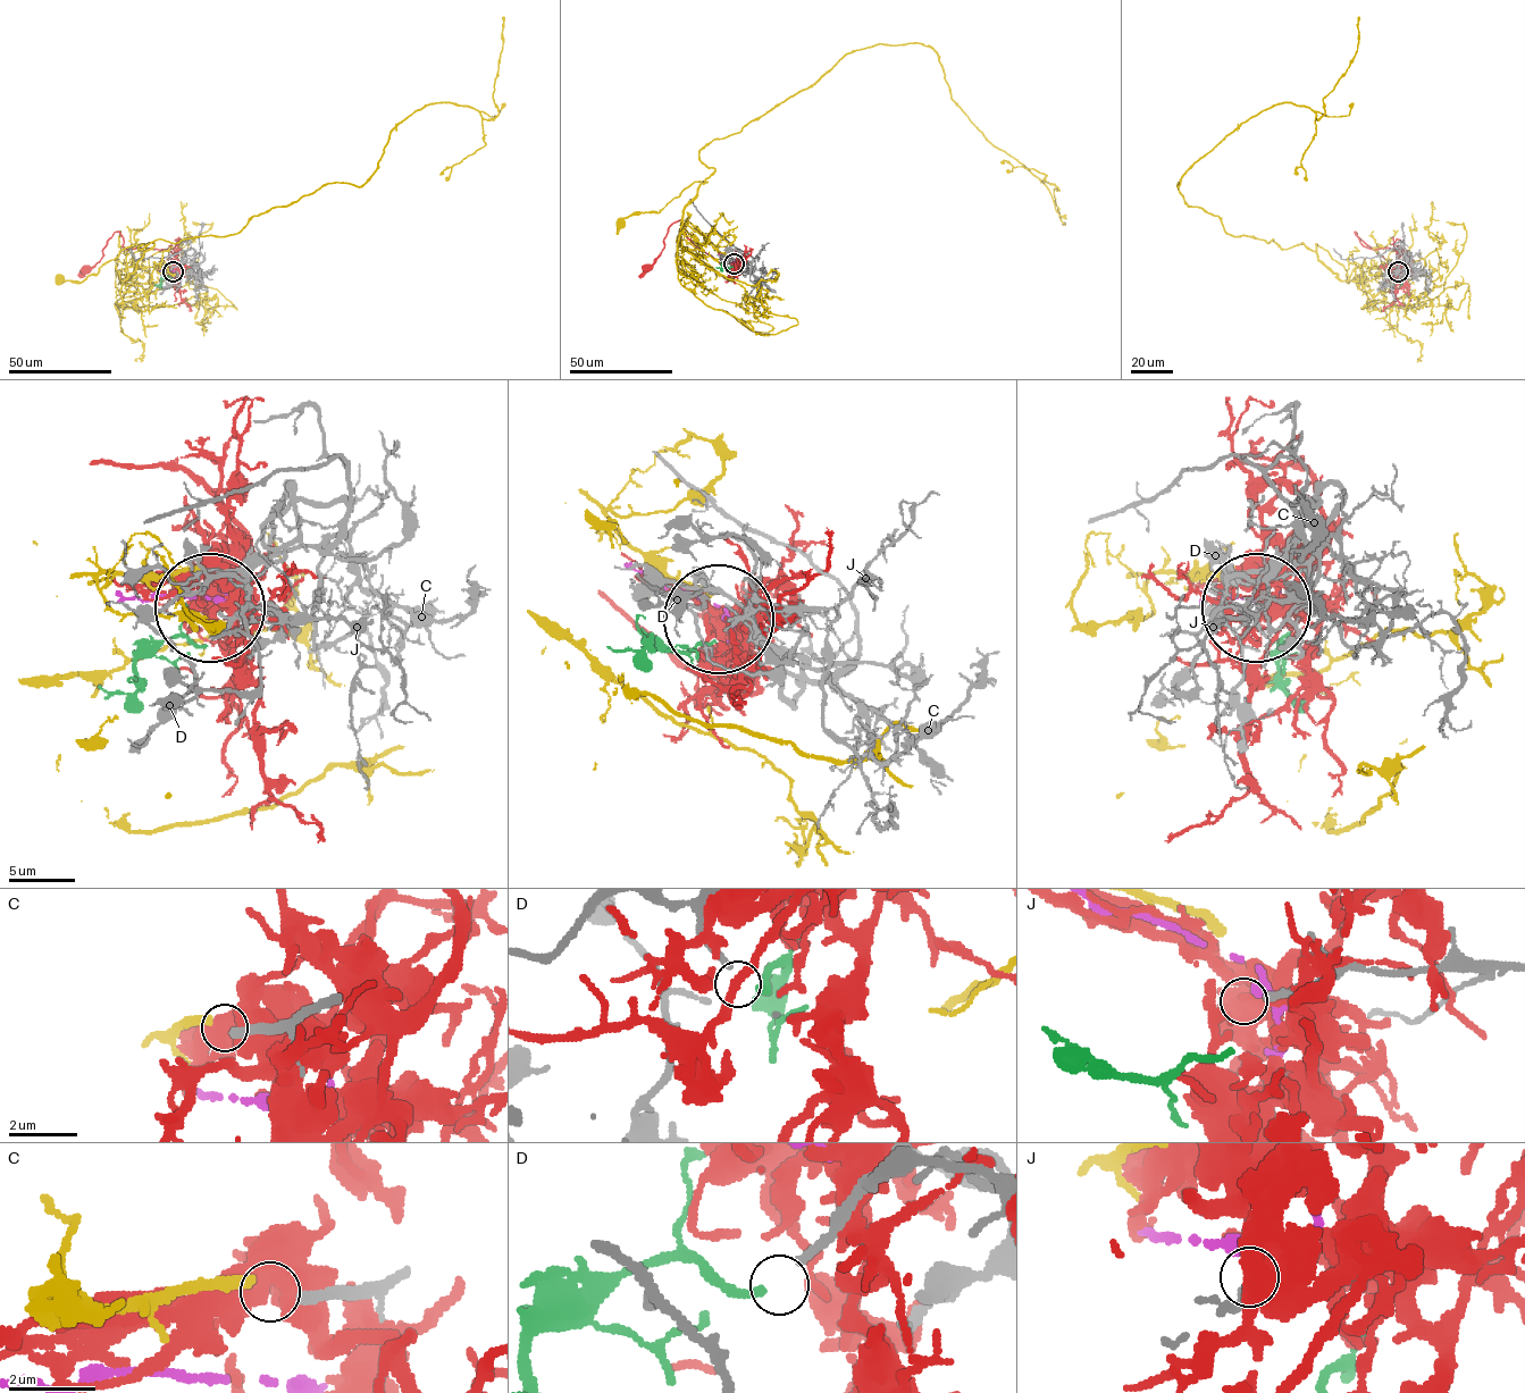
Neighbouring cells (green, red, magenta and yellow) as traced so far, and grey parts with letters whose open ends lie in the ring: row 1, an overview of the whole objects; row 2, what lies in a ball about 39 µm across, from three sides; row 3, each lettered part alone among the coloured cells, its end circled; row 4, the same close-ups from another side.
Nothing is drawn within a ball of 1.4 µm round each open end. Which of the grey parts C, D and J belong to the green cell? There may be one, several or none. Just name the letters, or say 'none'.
D

